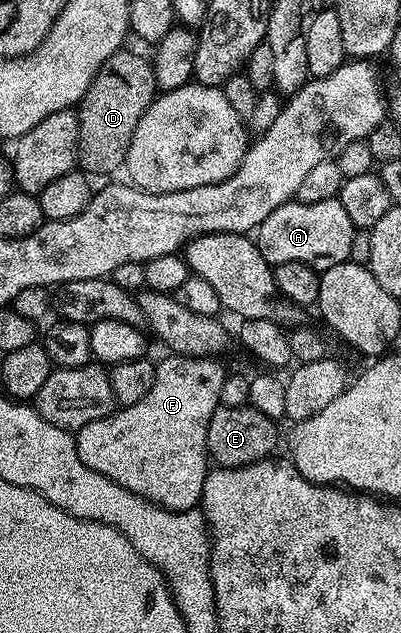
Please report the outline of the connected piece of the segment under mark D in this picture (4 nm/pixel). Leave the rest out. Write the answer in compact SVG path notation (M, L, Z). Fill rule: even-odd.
M121 49L105 61L97 77L89 85L85 97L77 105L79 116L79 158L78 166L88 176L111 175L122 168L127 161L129 141L137 130L137 121L154 101L155 68L152 60L135 51Z

